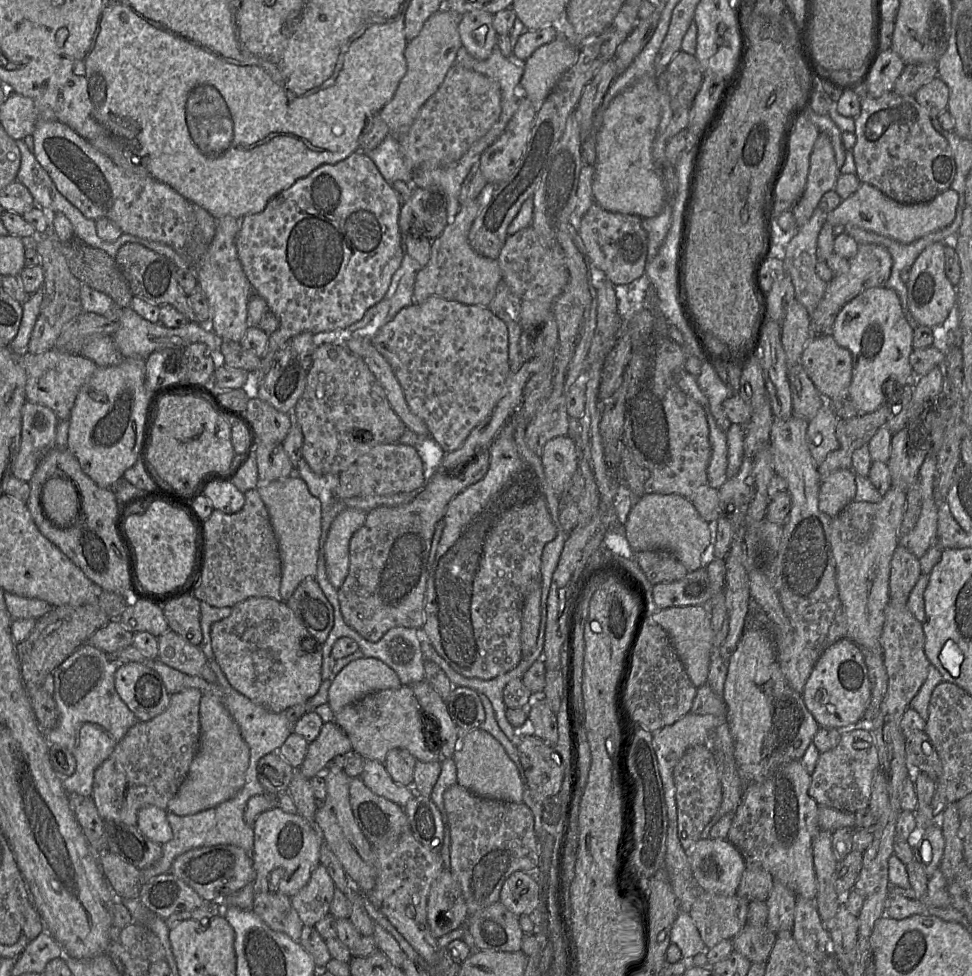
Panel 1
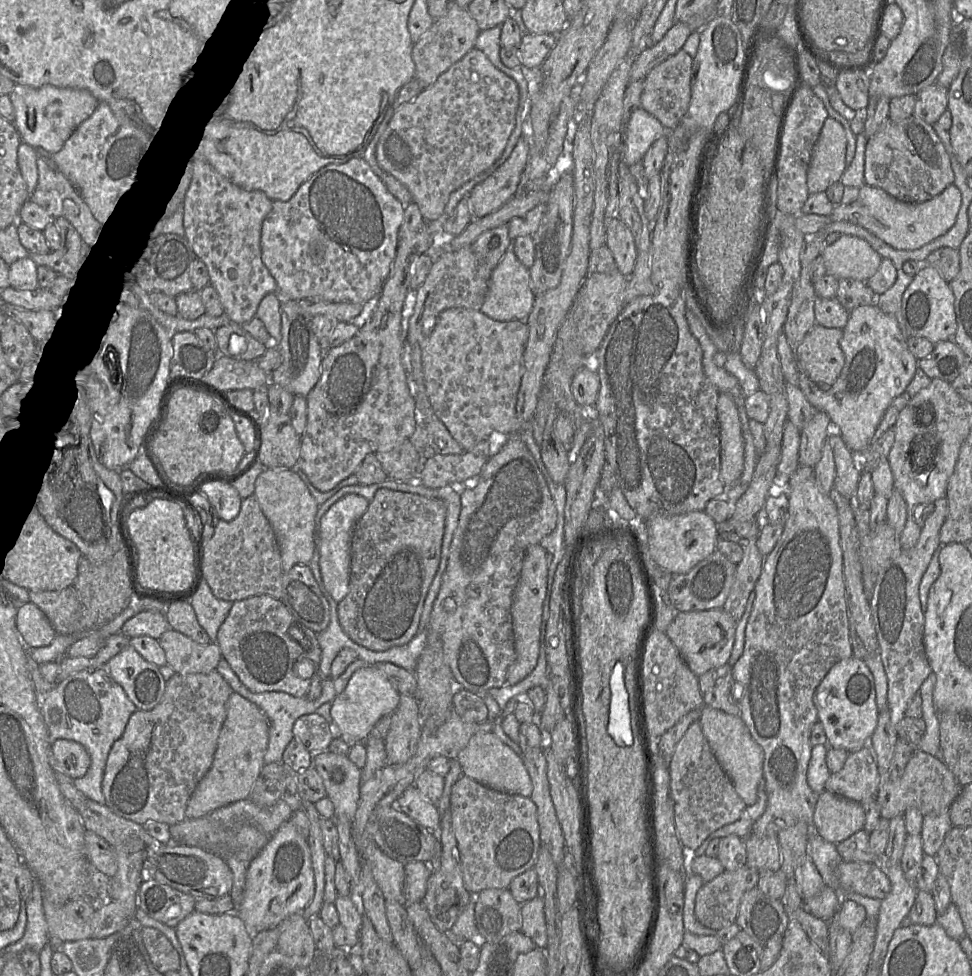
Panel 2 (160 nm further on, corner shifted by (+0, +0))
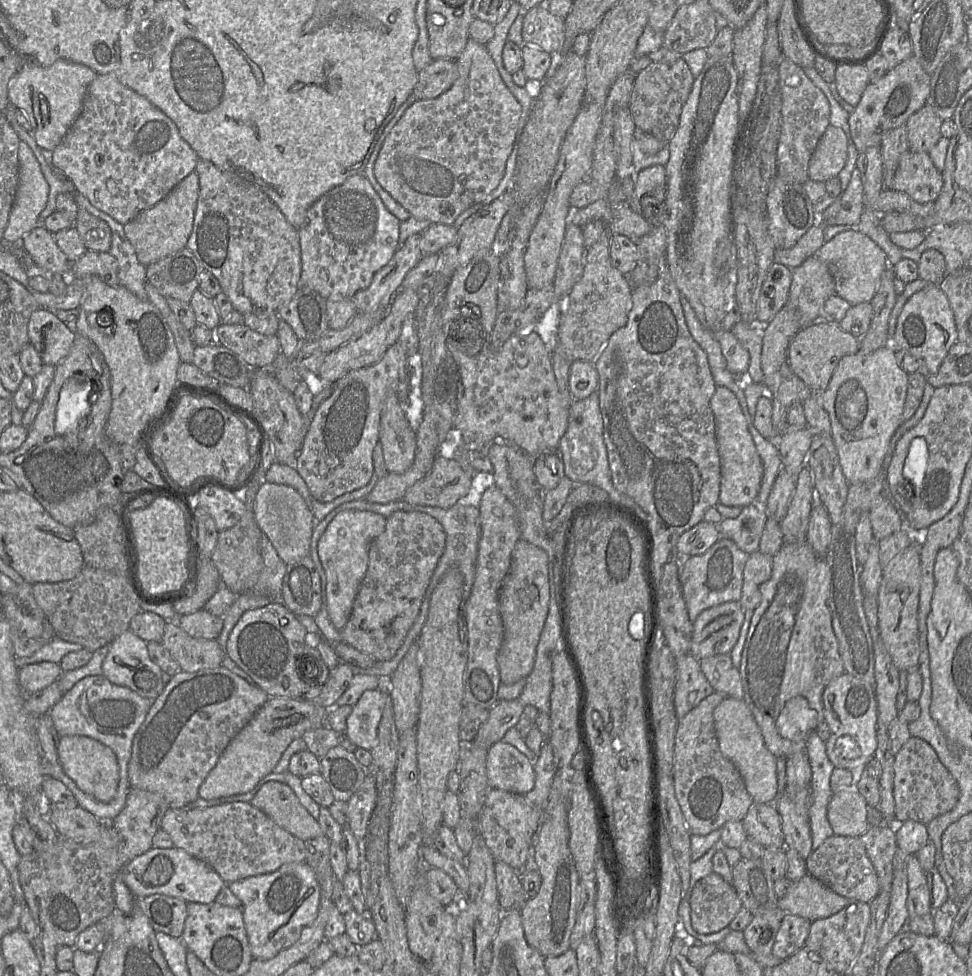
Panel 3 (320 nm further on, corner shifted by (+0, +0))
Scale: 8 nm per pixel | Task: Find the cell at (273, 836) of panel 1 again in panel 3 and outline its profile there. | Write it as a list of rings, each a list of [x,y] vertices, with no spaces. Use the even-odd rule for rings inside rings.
[[[306,862],[282,865],[278,870],[226,886],[240,900],[243,921],[253,959],[269,960],[299,939],[302,930],[311,925],[318,912],[319,884]]]

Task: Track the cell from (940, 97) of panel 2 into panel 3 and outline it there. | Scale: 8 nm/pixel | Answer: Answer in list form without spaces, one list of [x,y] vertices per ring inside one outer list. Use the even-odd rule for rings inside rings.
[[[925,104],[906,121],[909,149],[914,152],[927,152],[937,144],[941,136],[943,120],[931,106]]]

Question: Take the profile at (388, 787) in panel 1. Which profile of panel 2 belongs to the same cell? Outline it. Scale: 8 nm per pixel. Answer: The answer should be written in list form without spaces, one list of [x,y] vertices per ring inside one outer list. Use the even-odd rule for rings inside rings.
[[[415,785],[408,787],[392,804],[427,830],[438,832],[441,815],[436,805],[425,800]]]

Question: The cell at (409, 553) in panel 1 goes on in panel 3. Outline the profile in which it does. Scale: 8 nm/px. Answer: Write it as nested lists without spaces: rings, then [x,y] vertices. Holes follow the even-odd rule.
[[[399,510],[386,517],[384,532],[369,545],[367,570],[349,620],[340,631],[343,642],[376,661],[387,661],[396,654],[419,613],[427,586],[444,551],[445,538],[442,525],[427,513]]]

